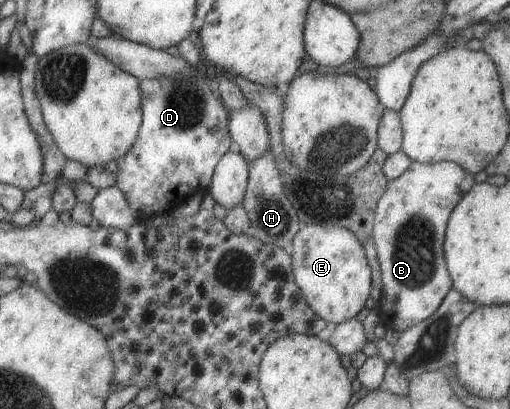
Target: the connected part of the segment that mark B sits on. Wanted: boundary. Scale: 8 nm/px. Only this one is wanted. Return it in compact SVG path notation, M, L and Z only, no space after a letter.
M412 161L403 174L388 182L382 197L377 201L371 231L381 274L382 292L377 305L380 319L377 320L382 320L386 329L404 332L410 326L428 318L440 306L452 287L443 254L445 227L454 206L470 190L472 184L475 184L473 175L451 161L432 164Z

